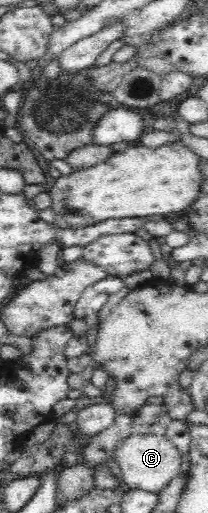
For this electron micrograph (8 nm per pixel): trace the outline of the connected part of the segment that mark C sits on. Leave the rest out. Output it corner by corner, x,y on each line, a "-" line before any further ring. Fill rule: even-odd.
132,434
116,443
114,461
122,472
121,482
129,490
143,490
150,493
160,493
170,481
173,481
180,471
182,456
174,444
167,438
156,435

